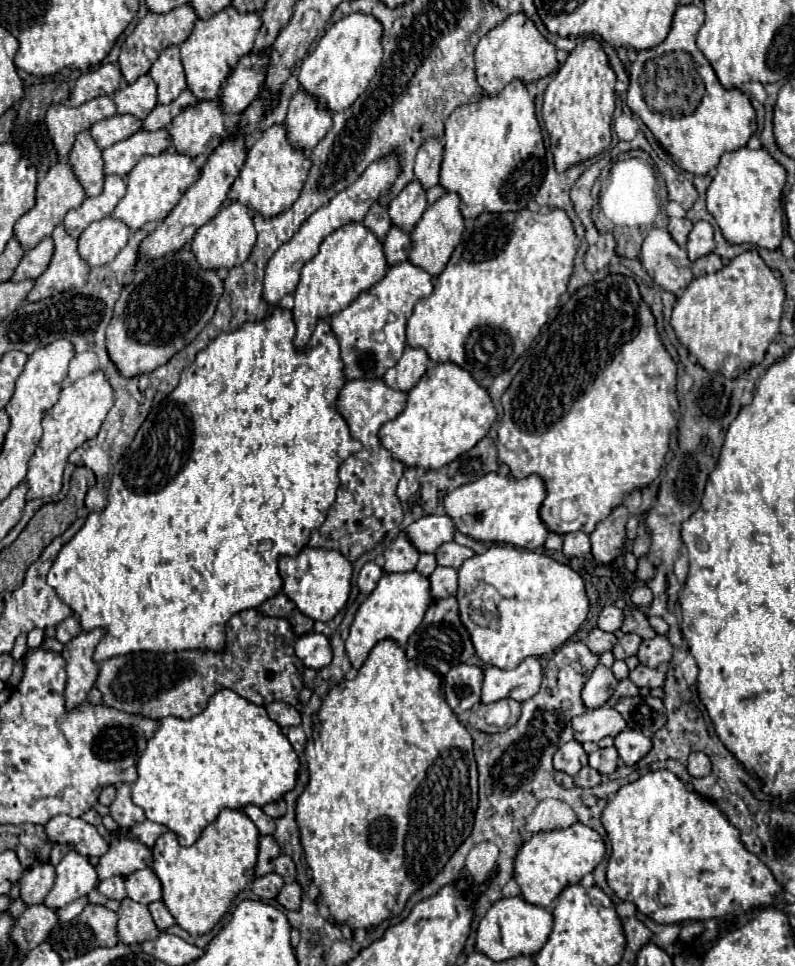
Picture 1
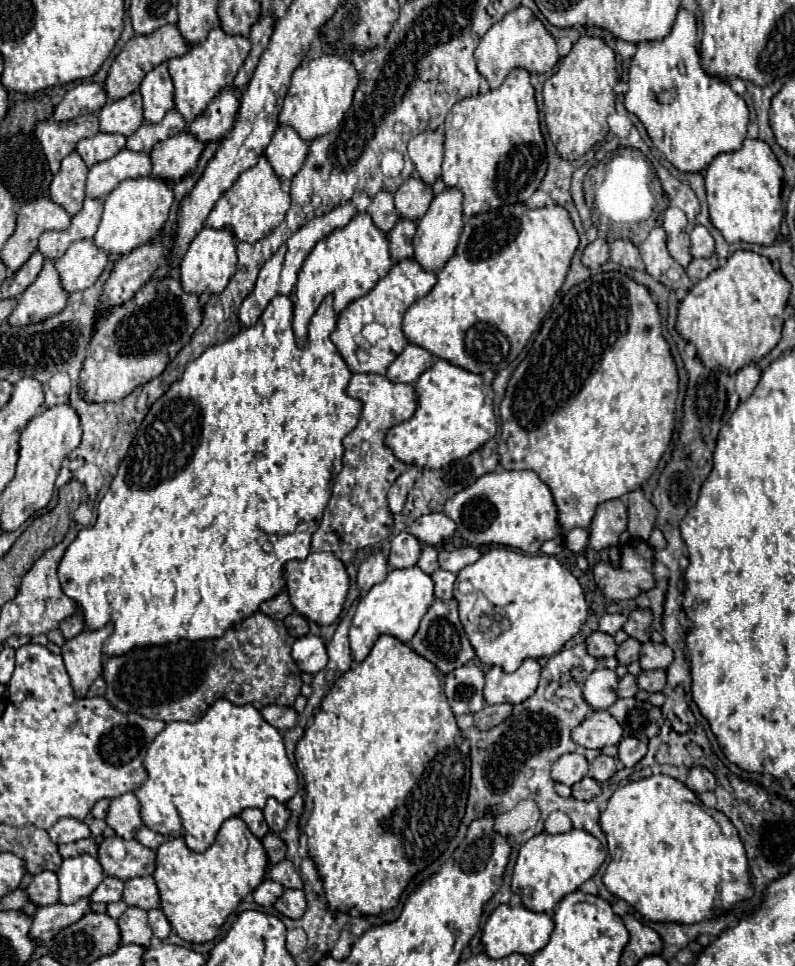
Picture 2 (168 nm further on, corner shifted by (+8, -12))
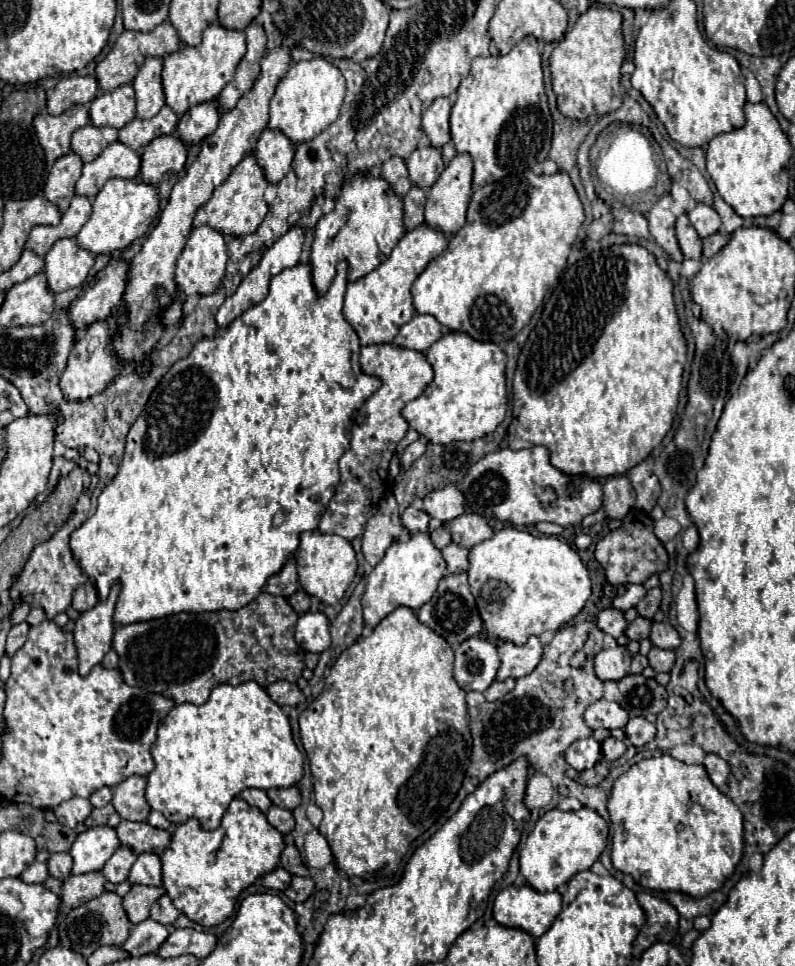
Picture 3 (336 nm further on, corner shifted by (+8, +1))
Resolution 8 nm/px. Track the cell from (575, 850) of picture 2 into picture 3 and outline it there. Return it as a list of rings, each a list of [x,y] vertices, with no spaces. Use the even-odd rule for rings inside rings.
[[[582,806],[580,810],[548,810],[526,838],[526,846],[520,850],[520,872],[532,888],[538,892],[552,892],[566,884],[574,874],[588,870],[608,842],[608,822],[594,810]]]

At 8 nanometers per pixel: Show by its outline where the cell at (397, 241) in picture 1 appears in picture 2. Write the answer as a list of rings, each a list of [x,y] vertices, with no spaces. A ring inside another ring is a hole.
[[[400,219],[394,225],[394,229],[388,233],[392,263],[400,263],[400,261],[412,257],[412,253],[414,253],[414,249],[412,249],[412,237],[414,237],[414,221]]]

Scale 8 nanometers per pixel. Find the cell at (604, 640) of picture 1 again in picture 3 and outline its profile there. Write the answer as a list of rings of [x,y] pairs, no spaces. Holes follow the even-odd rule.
[[[612,606],[606,608],[606,610],[602,610],[598,614],[598,620],[596,622],[598,622],[600,630],[604,630],[606,634],[610,634],[614,638],[620,638],[626,632],[626,626],[628,626],[628,622],[624,618],[624,612],[622,610],[616,610]]]

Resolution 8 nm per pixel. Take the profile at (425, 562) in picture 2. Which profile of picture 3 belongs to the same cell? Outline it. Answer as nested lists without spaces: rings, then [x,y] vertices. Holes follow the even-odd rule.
[[[444,522],[438,530],[430,532],[430,536],[432,536],[432,542],[436,544],[436,548],[444,548],[444,546],[448,546],[450,540],[452,540],[450,530],[448,530],[448,522]]]

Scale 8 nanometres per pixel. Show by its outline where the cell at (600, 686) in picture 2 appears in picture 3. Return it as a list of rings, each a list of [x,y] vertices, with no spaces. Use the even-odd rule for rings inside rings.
[[[616,646],[612,650],[602,650],[594,658],[594,670],[600,680],[620,680],[628,674],[632,656],[626,646]]]

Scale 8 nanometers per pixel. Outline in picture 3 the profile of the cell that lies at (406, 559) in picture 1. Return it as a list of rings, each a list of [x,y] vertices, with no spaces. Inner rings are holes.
[[[408,506],[402,514],[402,524],[408,532],[426,532],[428,522],[430,522],[430,516],[424,510],[416,510],[414,506]]]

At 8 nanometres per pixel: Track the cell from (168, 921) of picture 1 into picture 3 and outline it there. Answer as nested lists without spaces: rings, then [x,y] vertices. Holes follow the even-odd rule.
[[[164,894],[162,898],[158,898],[156,904],[154,904],[152,910],[150,910],[150,918],[156,920],[156,922],[160,922],[160,924],[166,924],[166,926],[174,924],[178,916],[180,916],[180,912],[176,910],[176,906],[174,906],[172,900],[168,898],[168,894]]]

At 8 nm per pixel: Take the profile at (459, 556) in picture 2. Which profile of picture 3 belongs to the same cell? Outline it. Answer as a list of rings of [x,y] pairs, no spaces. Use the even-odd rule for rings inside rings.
[[[474,512],[454,518],[450,522],[450,530],[452,530],[452,540],[466,548],[472,548],[482,540],[488,540],[494,534],[494,528],[486,522],[486,518],[482,518],[480,514],[474,514]]]

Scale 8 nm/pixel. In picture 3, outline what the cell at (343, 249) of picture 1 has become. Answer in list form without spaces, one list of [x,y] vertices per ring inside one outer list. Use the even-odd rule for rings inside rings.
[[[356,172],[344,178],[344,186],[336,196],[336,206],[330,214],[322,216],[314,228],[312,242],[312,278],[320,294],[324,294],[332,278],[336,276],[336,264],[348,260],[348,280],[354,282],[376,266],[380,266],[392,252],[392,248],[404,236],[404,204],[398,194],[380,176],[370,176],[368,172]]]

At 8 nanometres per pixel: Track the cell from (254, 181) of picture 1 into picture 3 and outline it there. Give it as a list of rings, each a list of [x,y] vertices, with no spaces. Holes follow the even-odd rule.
[[[246,156],[232,172],[230,176],[214,190],[212,198],[202,204],[192,220],[192,226],[204,226],[208,224],[210,228],[214,228],[220,234],[230,234],[230,236],[244,236],[244,234],[252,234],[260,222],[264,220],[268,206],[264,202],[264,190],[268,188],[268,182],[264,178],[262,168],[258,166],[254,156]]]

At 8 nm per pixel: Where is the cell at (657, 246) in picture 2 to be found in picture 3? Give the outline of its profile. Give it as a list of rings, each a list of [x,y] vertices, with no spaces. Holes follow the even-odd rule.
[[[664,194],[662,198],[658,198],[658,202],[652,206],[650,214],[648,214],[648,222],[650,222],[650,234],[654,236],[654,240],[676,260],[682,260],[682,252],[674,234],[674,224],[676,224],[676,216],[670,210],[672,206],[672,194]]]

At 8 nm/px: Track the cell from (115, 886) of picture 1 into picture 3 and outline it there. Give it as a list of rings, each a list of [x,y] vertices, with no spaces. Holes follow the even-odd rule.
[[[120,846],[112,858],[106,862],[106,866],[102,868],[102,874],[106,876],[106,880],[114,882],[114,884],[120,884],[128,878],[128,872],[132,868],[132,864],[136,862],[136,852],[128,846]]]

